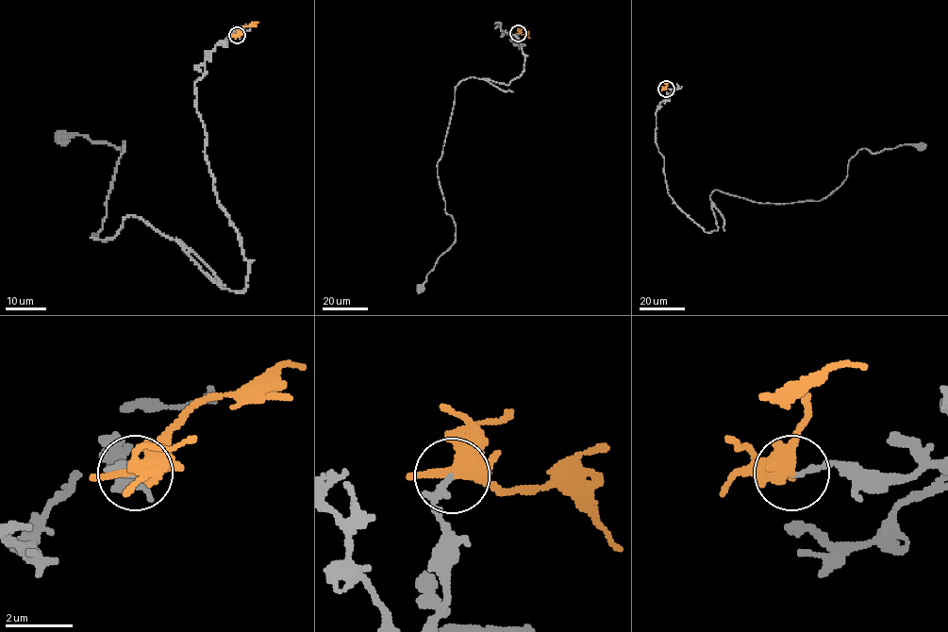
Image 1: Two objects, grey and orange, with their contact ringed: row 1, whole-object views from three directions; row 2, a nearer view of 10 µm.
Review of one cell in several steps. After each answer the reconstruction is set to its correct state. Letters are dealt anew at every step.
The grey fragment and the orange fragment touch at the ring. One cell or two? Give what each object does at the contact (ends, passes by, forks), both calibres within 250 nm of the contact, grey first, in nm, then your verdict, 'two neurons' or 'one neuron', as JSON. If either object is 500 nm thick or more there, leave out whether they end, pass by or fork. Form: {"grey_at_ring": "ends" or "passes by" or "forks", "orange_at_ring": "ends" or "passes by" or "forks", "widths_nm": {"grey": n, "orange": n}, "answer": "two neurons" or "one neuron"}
{"grey_at_ring": "ends", "orange_at_ring": "forks", "widths_nm": {"grey": 180, "orange": 360}, "answer": "two neurons"}

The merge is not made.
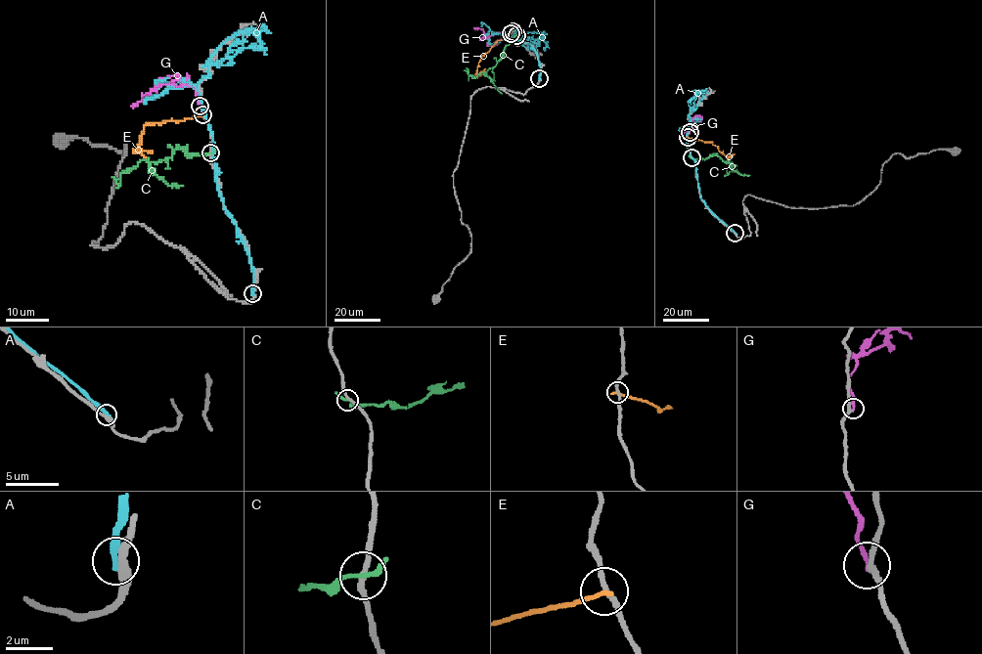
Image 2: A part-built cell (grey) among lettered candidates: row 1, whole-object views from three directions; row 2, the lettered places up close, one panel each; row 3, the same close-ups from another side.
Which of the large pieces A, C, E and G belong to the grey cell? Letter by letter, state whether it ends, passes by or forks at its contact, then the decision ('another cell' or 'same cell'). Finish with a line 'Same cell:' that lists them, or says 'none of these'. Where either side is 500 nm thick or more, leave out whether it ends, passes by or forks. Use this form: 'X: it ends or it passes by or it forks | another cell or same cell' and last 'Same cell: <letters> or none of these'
A: it ends | another cell
C: it passes by | another cell
E: it ends | another cell
G: it ends | same cell
Same cell: G

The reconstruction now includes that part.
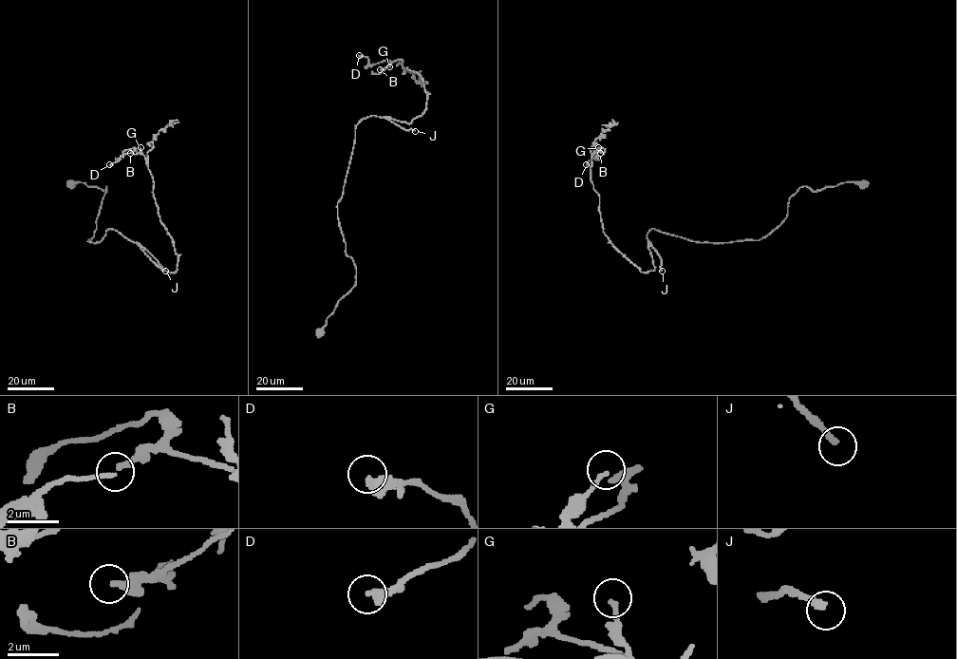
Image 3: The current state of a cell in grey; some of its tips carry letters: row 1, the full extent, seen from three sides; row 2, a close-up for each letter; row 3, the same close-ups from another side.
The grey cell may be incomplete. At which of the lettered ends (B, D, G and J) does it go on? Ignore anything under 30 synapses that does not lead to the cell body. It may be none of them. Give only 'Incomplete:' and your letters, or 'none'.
Incomplete: J

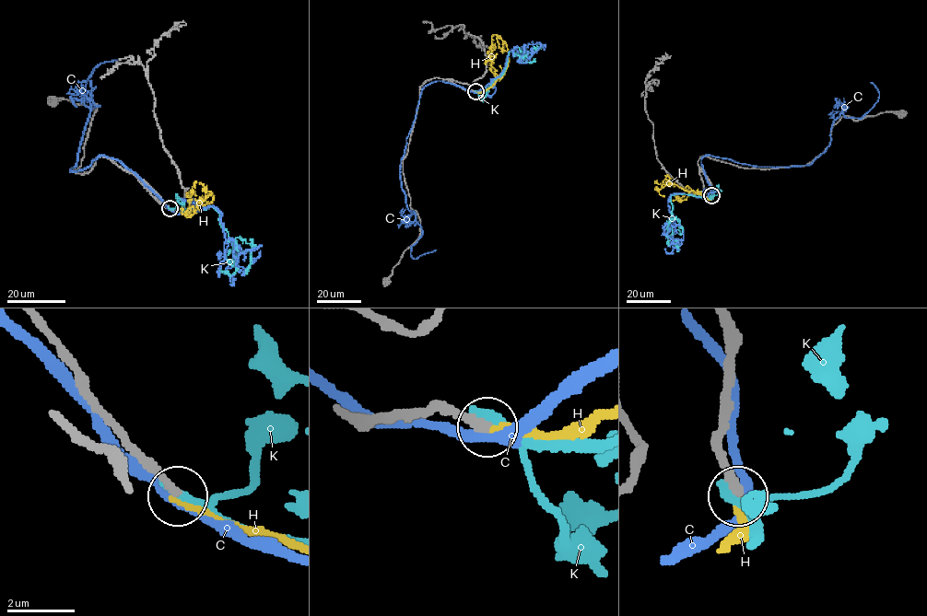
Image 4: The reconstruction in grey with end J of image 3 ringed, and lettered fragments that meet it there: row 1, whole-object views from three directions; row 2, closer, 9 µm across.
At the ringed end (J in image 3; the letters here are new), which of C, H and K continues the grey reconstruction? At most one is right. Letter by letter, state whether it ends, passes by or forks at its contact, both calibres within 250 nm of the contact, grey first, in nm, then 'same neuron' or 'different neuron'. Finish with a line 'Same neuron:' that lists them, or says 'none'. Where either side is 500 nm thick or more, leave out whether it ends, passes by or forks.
C: it passes by; calibres 240 and 280 nm; different neuron
H: it ends; calibres 200 and 240 nm; same neuron
K: it ends; calibres 240 and 280 nm; different neuron
Same neuron: H

